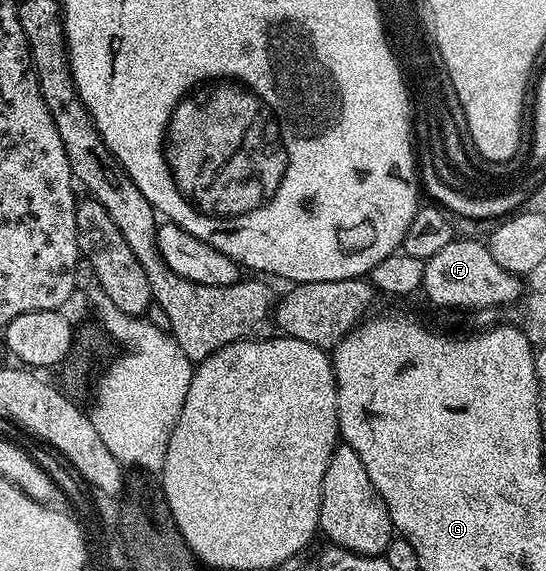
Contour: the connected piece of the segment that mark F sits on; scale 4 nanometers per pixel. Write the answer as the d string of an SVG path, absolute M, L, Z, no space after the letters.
M454 239L451 243L447 243L447 247L443 247L443 251L439 251L439 255L430 257L425 262L423 293L426 293L435 304L446 305L449 309L493 309L496 305L508 307L521 300L523 297L521 281L522 278L518 274L507 271L499 267L499 263L495 263L488 244L481 242L480 245L477 241Z

